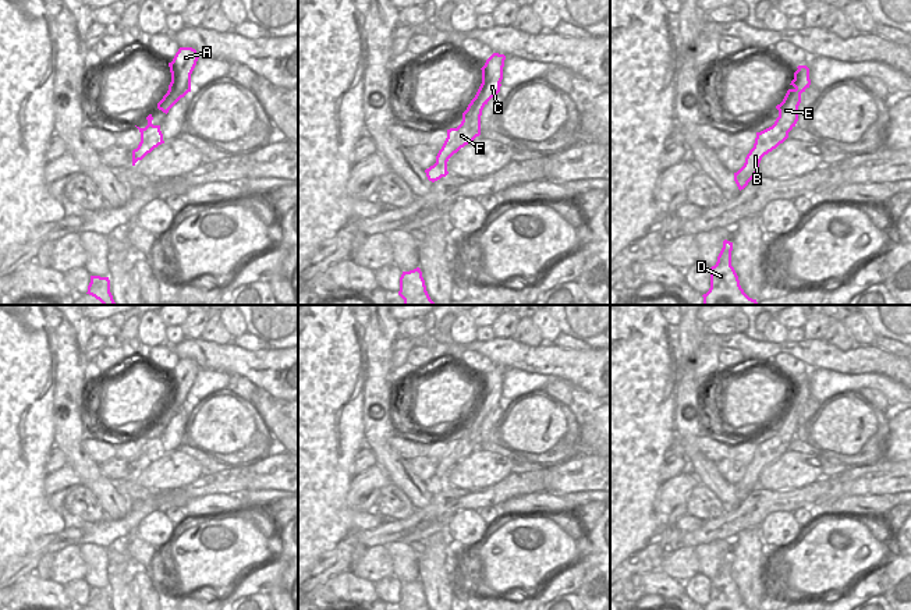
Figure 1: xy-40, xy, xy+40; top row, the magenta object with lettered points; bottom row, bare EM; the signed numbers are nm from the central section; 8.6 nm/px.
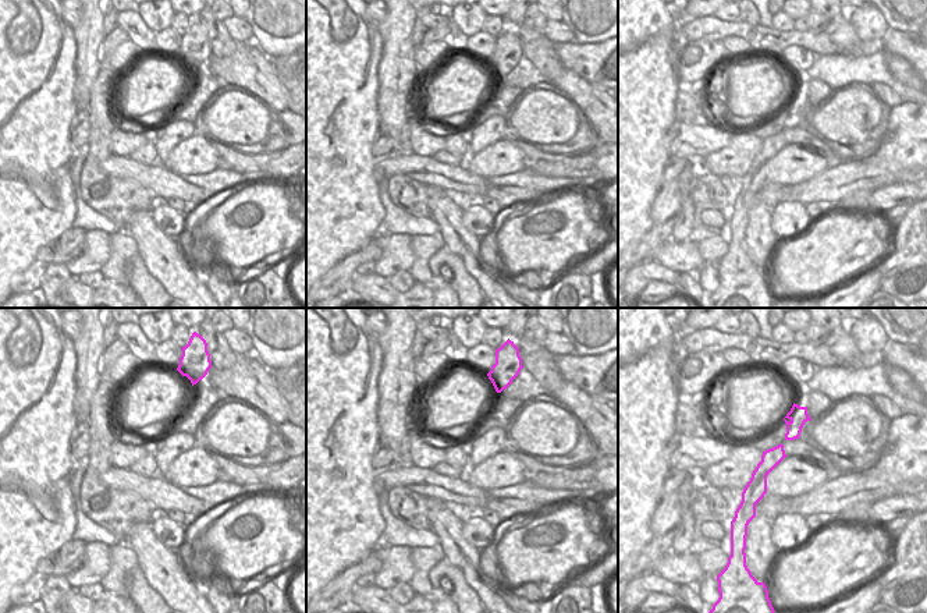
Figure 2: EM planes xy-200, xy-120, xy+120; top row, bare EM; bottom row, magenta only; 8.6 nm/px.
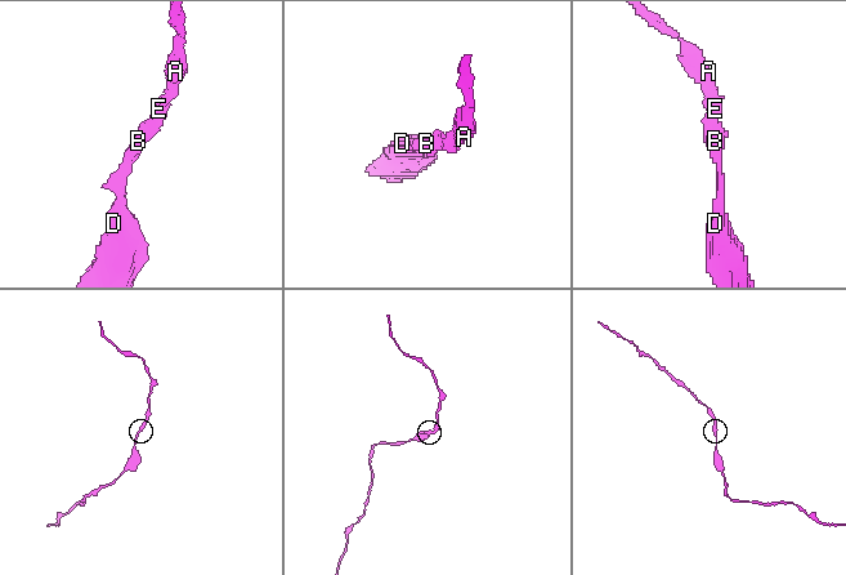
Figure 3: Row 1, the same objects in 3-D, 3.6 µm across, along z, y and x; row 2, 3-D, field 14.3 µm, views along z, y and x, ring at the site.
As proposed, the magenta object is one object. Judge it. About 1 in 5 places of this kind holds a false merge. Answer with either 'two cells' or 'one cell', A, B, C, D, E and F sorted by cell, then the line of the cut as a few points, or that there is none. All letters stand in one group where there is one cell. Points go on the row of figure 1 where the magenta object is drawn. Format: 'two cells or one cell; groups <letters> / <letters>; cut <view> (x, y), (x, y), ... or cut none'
one cell; groups A B C D E F; cut none

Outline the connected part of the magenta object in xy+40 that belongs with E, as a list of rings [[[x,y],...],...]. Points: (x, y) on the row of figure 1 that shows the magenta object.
[[[798,65],[797,68],[790,84],[794,88],[788,89],[783,102],[776,106],[779,117],[772,127],[756,132],[754,148],[747,155],[744,166],[734,173],[734,181],[740,191],[756,175],[762,157],[783,143],[798,121],[801,93],[809,88],[811,79],[807,65]]]

